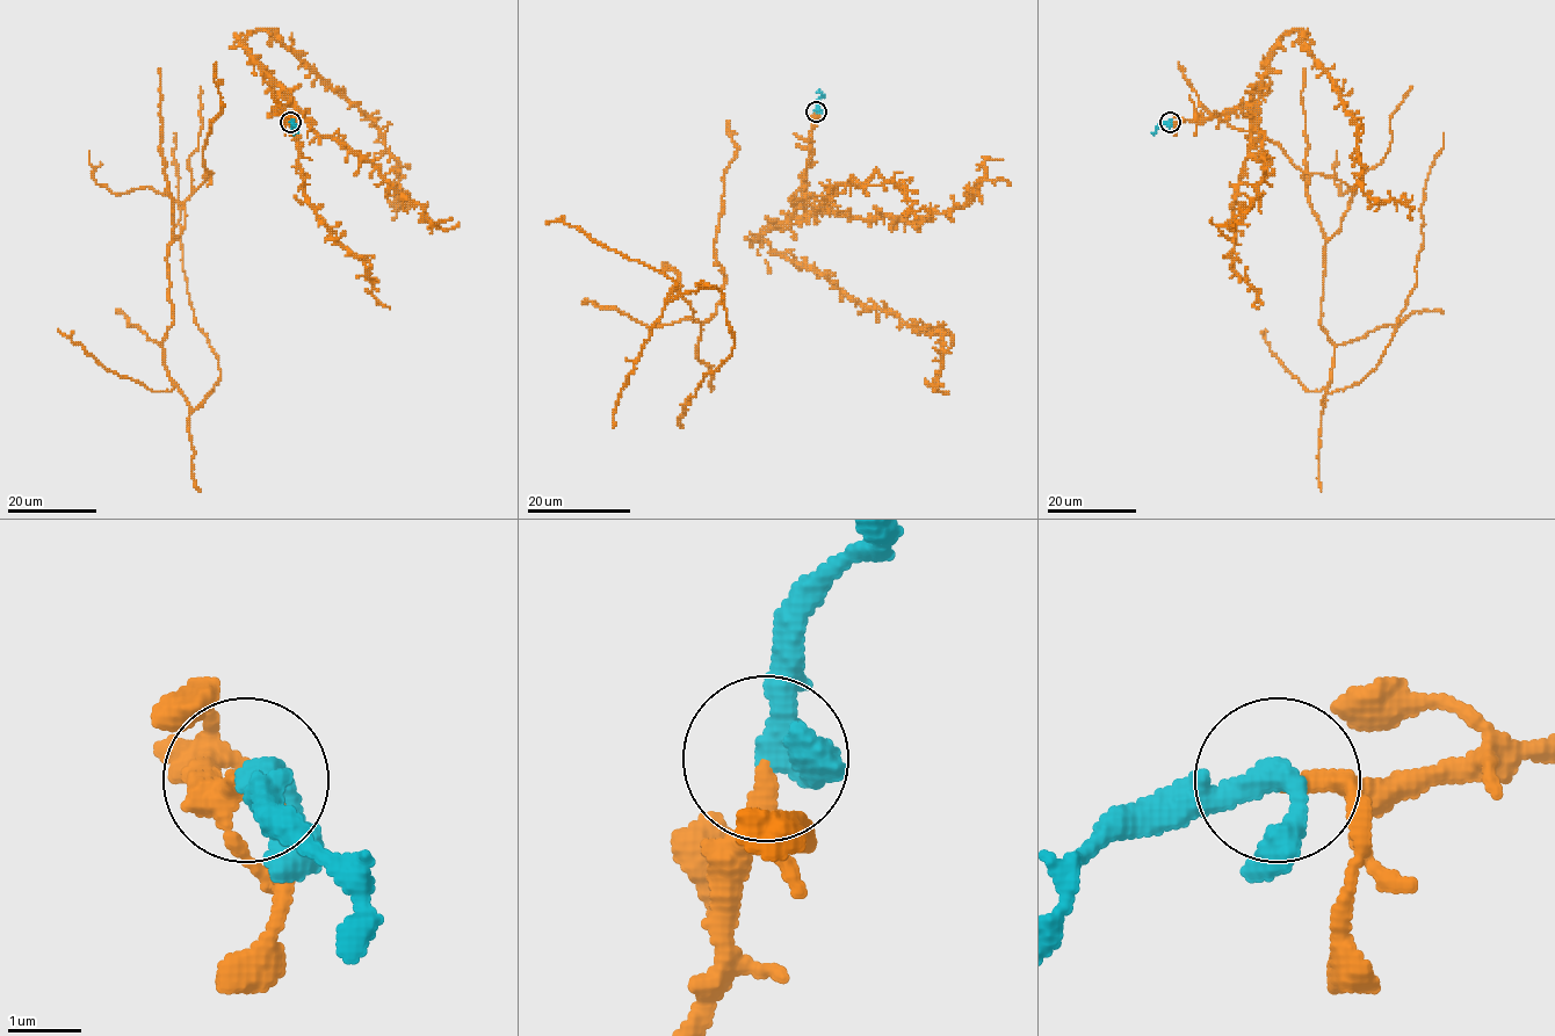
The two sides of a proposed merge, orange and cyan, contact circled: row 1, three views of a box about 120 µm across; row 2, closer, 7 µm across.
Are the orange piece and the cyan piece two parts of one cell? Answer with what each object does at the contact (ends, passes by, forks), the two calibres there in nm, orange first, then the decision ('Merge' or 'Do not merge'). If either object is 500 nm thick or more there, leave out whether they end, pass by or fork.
At the ring orange passes by. At the ring cyan passes by. Thickness 240 nm (orange) against 340 nm. Merge

